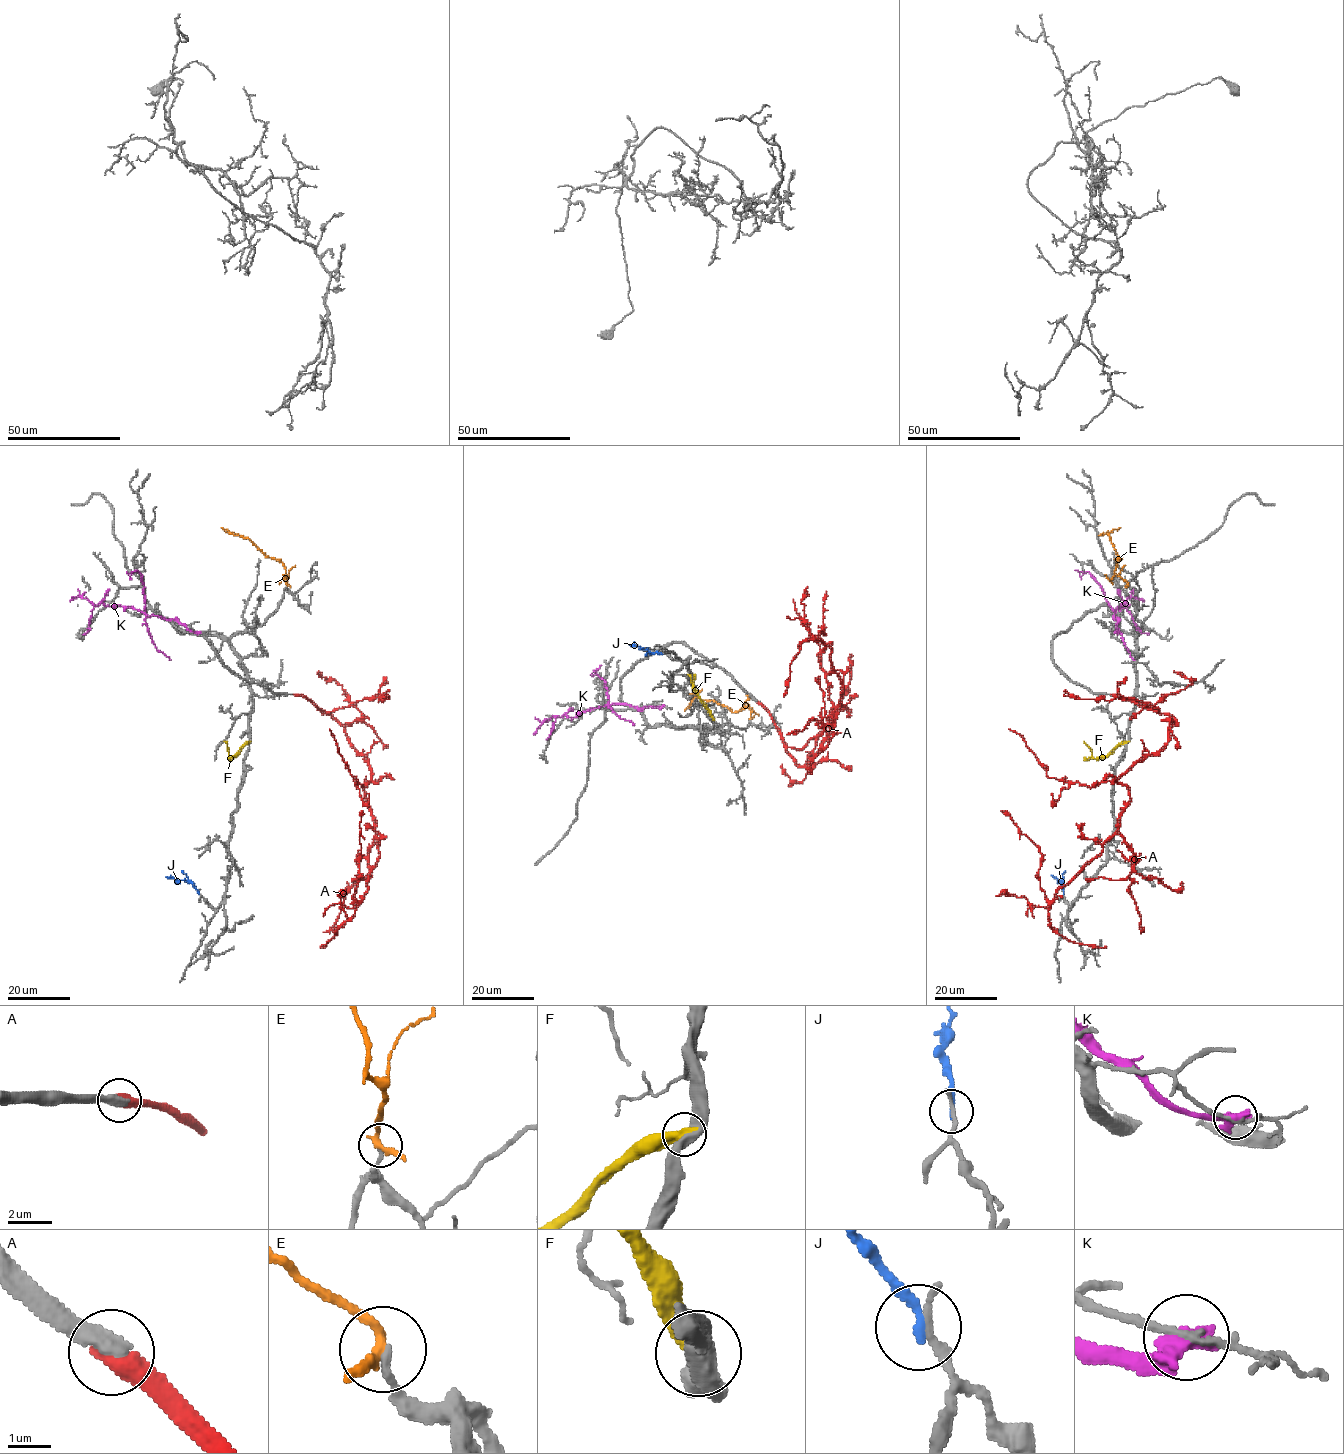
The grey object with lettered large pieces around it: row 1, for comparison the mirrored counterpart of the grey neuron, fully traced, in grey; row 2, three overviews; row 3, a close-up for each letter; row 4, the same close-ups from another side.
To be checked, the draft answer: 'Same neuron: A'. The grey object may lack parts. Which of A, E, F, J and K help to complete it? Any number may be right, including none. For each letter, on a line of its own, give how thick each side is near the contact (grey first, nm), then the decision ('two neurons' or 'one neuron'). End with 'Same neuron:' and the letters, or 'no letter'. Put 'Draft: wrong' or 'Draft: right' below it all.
A: 400 nm thick on the grey side, 500 nm on the other; one neuron
E: 190 nm thick on the grey side, 240 nm on the other; two neurons
F: 480 nm thick on the grey side, 500 nm on the other; two neurons
J: 240 nm thick on the grey side, 220 nm on the other; two neurons
K: 140 nm thick on the grey side, 550 nm on the other; two neurons
Same neuron: A
Draft: right

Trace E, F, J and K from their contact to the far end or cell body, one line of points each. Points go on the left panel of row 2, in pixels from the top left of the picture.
E: (287, 584), (284, 565), (280, 561), (265, 555), (251, 541), (220, 527)
F: (249, 742), (230, 758), (224, 741)
J: (198, 892), (191, 883), (166, 877)
K: (198, 631), (191, 631), (173, 619), (146, 616), (131, 607), (98, 603), (92, 609), (89, 630), (83, 635)

